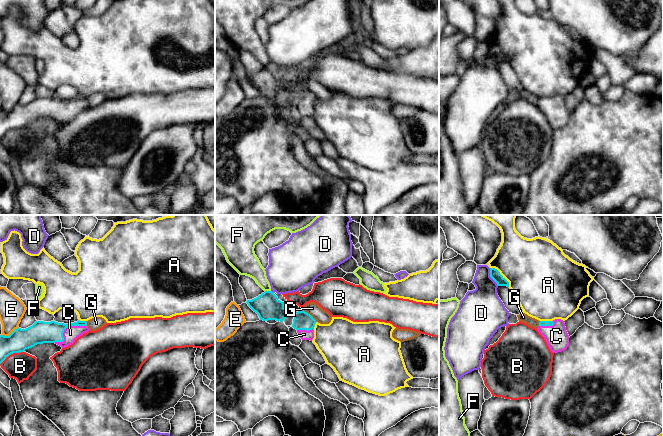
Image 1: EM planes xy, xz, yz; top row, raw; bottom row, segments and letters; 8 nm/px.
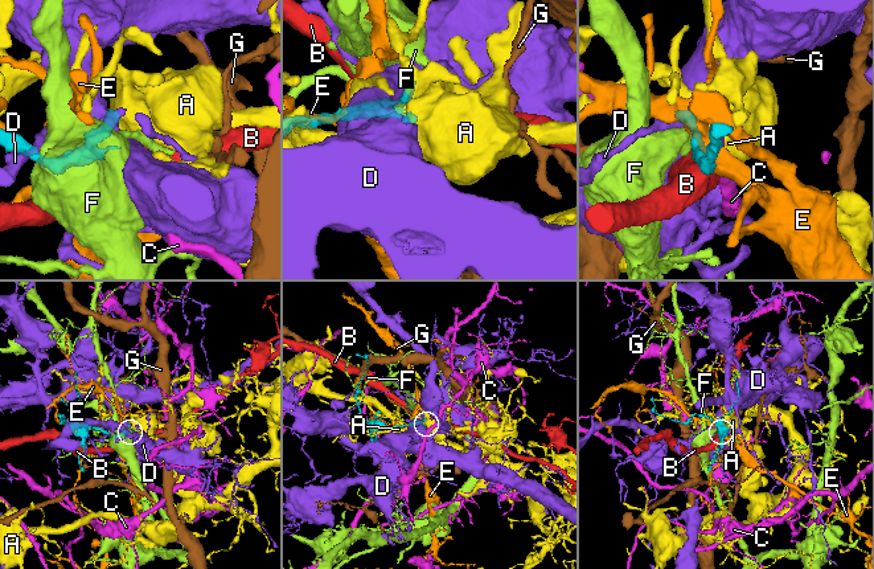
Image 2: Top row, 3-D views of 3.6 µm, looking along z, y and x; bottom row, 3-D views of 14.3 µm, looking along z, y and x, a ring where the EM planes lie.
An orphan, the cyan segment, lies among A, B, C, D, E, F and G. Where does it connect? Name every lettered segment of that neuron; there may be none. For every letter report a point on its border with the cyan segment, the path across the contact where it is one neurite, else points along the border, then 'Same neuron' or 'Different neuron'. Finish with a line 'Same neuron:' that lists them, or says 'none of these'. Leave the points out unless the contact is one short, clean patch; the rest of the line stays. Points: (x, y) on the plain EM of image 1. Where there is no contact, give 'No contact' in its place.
A: Touches cyan at yz (501, 51). Different neuron
B: Touches cyan at xy (11, 129). Different neuron
C: Touches cyan at xy (65, 104). Path across: xy (40, 108), (61, 108), (65, 104), (70, 110). Same neuron
D: Touches cyan at yz (490, 52). Different neuron
E: Touches cyan at xy (11, 109). Different neuron
F: Touches cyan at xz (268, 67). Different neuron
G: Touches cyan at xz (310, 91). Boundary: xz (303, 85), (316, 97). Different neuron
Same neuron: C

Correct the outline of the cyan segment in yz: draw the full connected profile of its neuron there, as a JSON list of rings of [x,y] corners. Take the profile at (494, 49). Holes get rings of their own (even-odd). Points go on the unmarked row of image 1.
[[[490,44],[490,53],[497,59],[498,62],[509,63],[509,58],[495,44]]]

